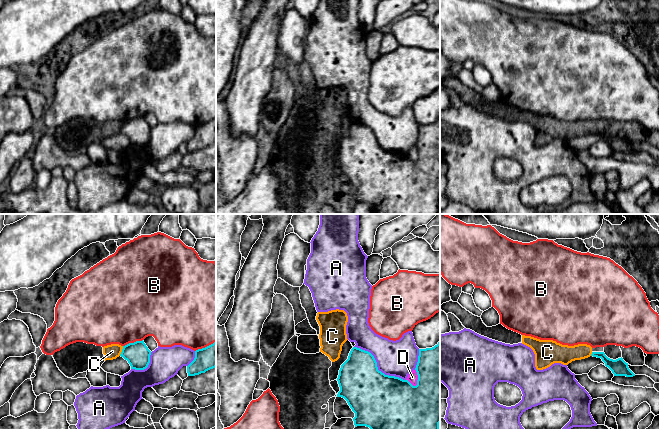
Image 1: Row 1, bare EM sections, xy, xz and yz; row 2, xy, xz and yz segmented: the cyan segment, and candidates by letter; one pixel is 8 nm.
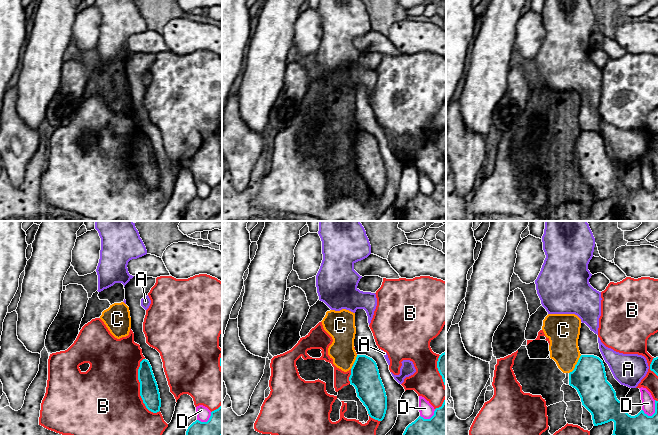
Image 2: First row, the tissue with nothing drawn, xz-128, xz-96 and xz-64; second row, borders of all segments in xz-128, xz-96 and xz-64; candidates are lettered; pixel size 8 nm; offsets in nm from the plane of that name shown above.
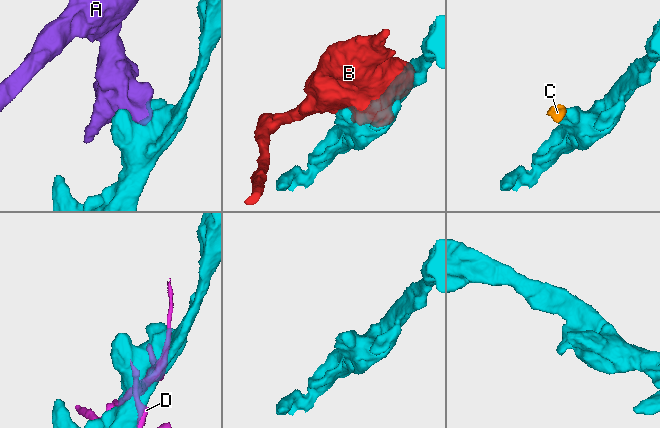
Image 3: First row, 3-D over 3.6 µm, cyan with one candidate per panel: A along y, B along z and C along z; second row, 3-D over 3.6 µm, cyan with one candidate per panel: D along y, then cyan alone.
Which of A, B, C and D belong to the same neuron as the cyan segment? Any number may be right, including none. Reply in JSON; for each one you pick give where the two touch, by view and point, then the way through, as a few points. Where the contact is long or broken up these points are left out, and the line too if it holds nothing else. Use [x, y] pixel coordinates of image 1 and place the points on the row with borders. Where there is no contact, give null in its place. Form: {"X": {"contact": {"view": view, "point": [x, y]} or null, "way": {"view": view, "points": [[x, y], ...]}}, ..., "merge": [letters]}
{"merge": []}

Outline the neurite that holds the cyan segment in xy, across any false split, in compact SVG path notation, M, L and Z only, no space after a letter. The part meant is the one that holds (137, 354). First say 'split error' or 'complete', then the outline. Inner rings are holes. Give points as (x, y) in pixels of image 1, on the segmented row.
complete; M136 341L123 346L120 354L131 366L131 369L144 370L150 363L151 351L144 341Z

